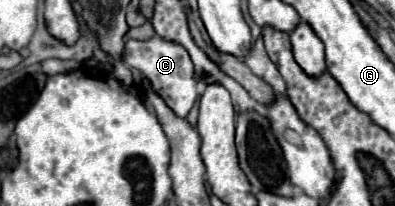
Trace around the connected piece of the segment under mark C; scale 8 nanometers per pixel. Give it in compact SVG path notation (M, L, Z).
M152 36L150 40L128 40L124 50L124 64L140 70L142 76L150 80L152 88L164 98L164 102L178 116L186 118L198 98L198 92L194 80L194 64L190 62L190 54L186 54L184 46L178 46L178 42L166 42L166 38L158 36Z

